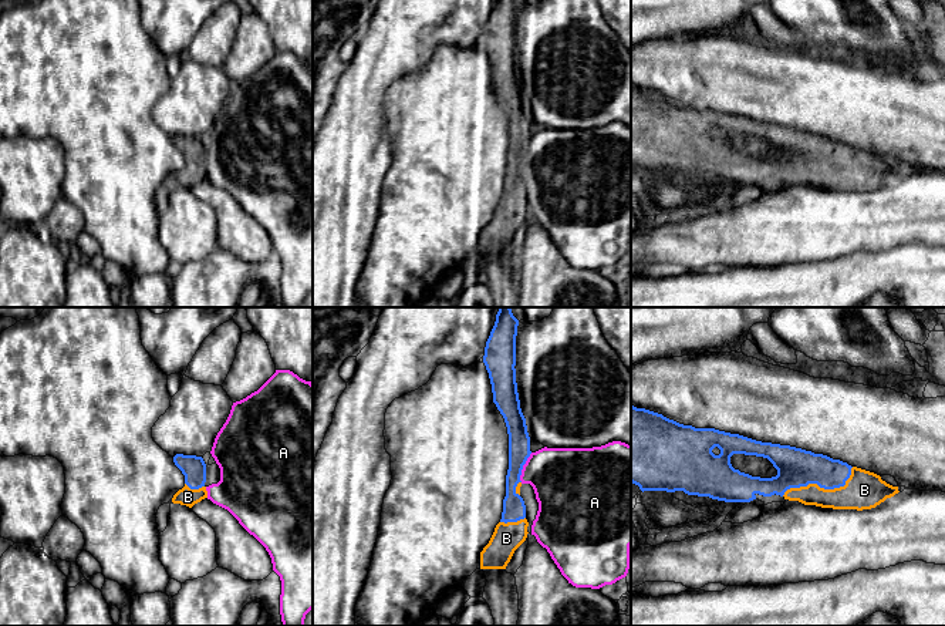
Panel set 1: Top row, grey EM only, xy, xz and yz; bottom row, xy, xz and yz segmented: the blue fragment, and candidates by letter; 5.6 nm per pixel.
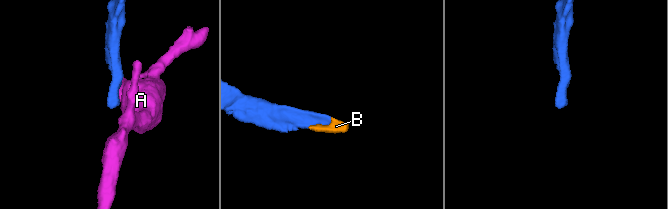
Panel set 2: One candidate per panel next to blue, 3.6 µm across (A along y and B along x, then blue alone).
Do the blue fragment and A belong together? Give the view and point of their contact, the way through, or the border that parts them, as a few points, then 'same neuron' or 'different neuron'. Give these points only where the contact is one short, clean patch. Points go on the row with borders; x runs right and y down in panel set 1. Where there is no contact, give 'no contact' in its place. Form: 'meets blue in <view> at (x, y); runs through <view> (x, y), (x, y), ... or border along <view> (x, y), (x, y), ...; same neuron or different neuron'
meets blue in xz at (522, 467); border along xz (532, 453), (523, 465), (520, 481); different neuron

